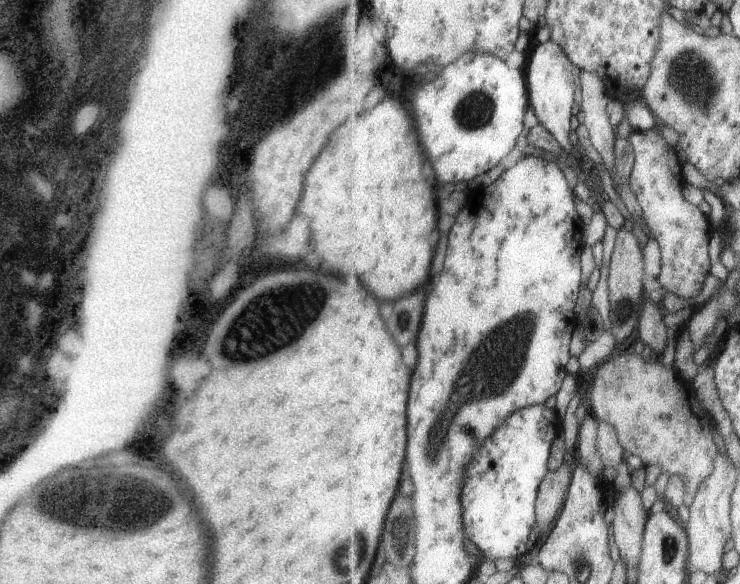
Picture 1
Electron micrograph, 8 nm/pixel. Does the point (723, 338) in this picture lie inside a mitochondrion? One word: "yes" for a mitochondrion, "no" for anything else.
no

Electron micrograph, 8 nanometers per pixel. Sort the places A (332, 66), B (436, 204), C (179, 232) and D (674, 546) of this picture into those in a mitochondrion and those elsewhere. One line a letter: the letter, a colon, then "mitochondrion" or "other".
A: other
B: other
C: mitochondrion
D: mitochondrion

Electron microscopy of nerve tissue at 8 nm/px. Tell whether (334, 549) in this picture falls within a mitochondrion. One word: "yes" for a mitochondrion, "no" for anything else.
yes

